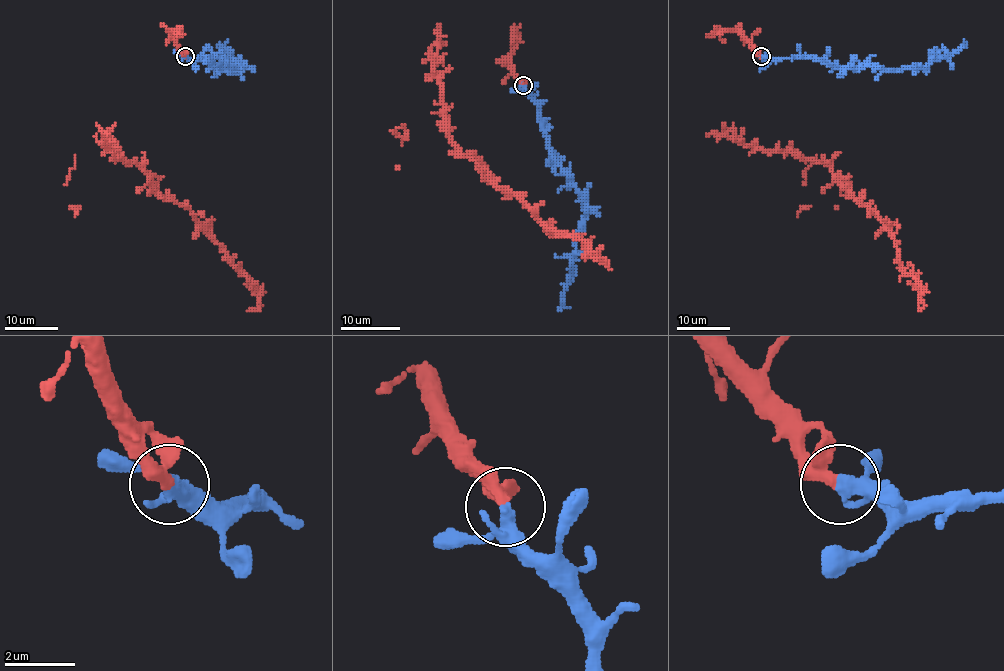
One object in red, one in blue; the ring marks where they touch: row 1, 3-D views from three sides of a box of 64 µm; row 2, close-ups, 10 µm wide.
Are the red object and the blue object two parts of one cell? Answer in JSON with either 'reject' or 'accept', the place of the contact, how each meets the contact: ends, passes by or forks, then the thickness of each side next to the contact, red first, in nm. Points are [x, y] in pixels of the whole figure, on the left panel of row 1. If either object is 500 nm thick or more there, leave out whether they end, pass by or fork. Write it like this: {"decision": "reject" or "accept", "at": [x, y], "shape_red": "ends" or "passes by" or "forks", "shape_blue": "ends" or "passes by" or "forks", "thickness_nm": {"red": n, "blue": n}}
{"decision": "accept", "at": [185, 56], "shape_red": "passes by", "shape_blue": "forks", "thickness_nm": {"red": 280, "blue": 260}}

